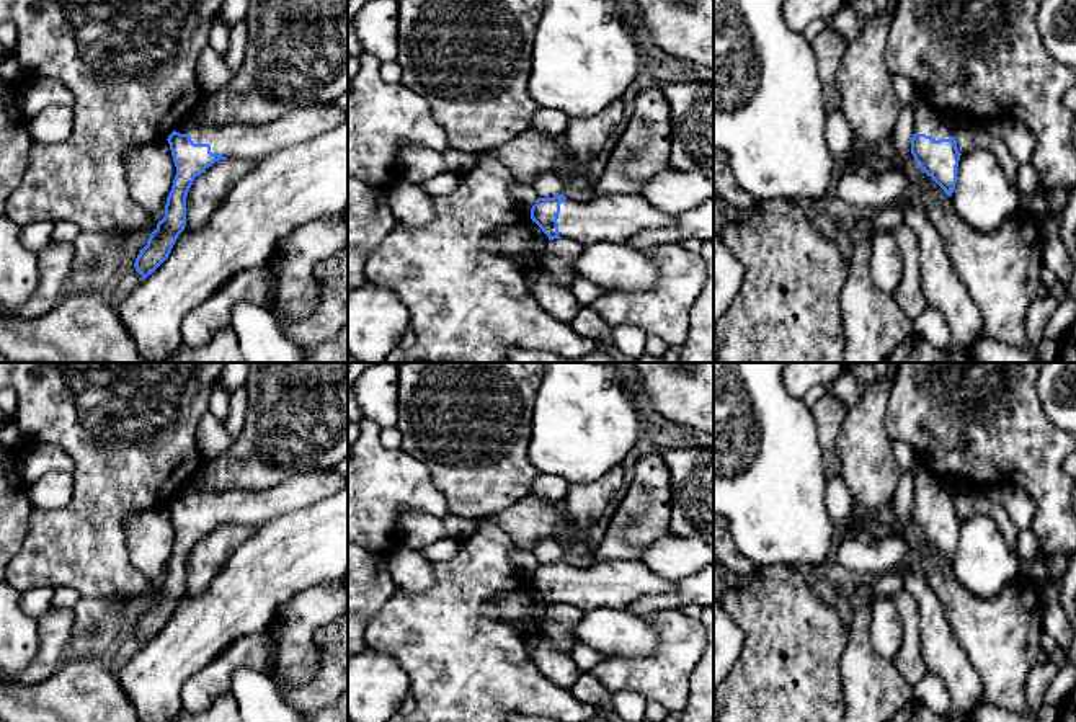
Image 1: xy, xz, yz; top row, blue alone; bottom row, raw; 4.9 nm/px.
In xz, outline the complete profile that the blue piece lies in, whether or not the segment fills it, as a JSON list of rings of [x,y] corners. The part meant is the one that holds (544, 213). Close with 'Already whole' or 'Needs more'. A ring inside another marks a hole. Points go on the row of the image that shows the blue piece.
[[[563,194],[539,198],[531,219],[549,240],[567,238],[581,247],[596,240],[625,243],[642,229],[674,224],[669,214],[651,206],[642,194],[599,194],[588,203],[576,203]]]. Needs more

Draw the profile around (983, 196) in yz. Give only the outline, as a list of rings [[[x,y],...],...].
[[[978,147],[960,155],[950,199],[955,212],[972,229],[999,229],[1017,211],[1019,198],[1017,186],[1006,178],[989,150]]]

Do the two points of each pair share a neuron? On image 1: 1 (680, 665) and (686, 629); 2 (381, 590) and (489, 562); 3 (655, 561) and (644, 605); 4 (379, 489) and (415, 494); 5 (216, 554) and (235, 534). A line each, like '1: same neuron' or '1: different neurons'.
1: same neuron
2: different neurons
3: different neurons
4: same neuron
5: same neuron

